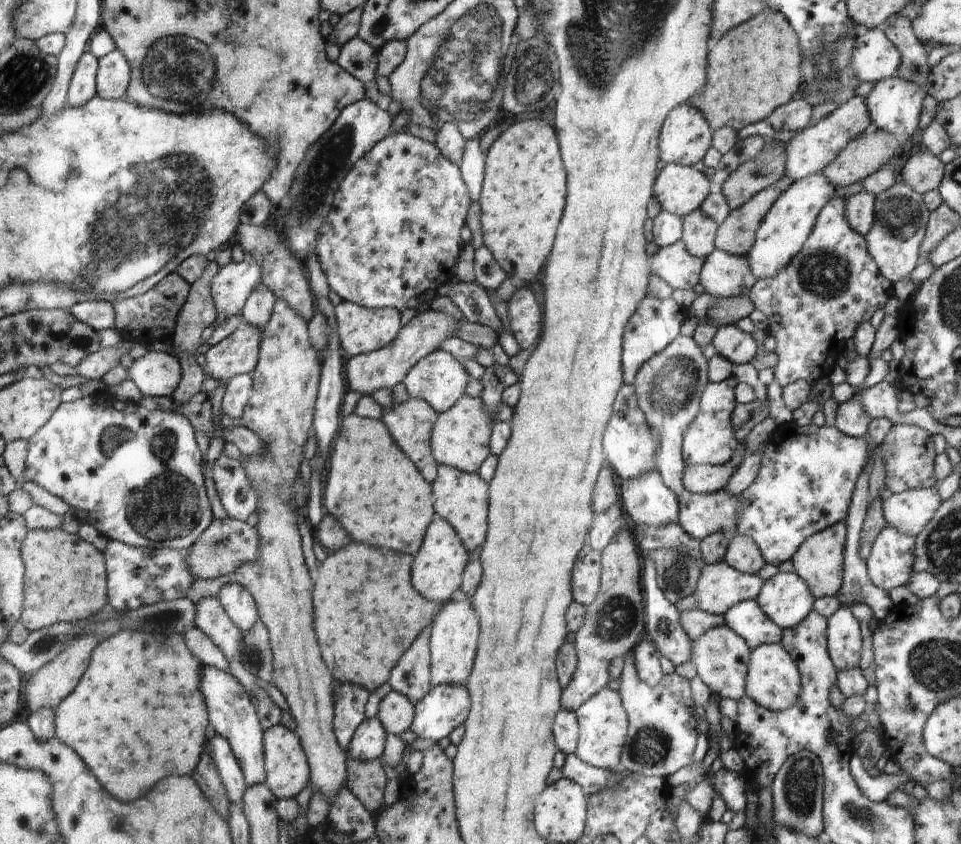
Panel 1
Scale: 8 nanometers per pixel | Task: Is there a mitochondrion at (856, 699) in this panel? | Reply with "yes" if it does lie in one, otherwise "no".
no

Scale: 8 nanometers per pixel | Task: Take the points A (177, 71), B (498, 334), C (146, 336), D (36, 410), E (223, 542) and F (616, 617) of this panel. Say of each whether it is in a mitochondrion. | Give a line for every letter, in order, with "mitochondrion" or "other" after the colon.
A: mitochondrion
B: other
C: other
D: other
E: mitochondrion
F: mitochondrion

